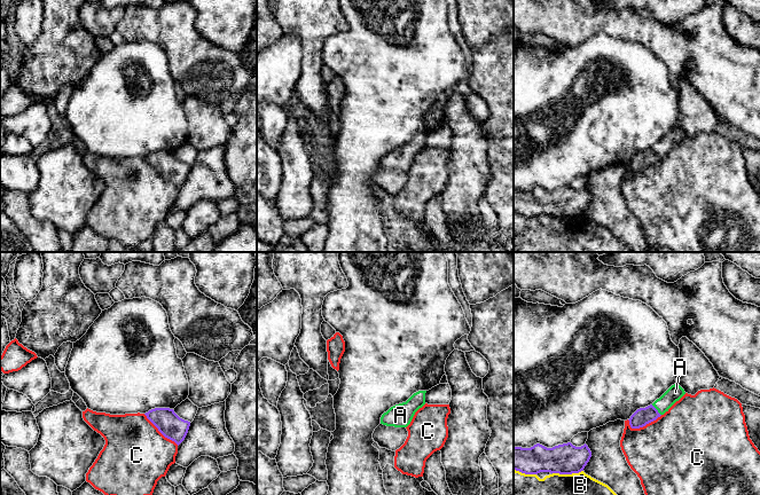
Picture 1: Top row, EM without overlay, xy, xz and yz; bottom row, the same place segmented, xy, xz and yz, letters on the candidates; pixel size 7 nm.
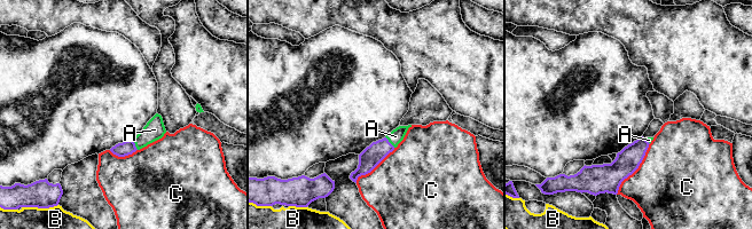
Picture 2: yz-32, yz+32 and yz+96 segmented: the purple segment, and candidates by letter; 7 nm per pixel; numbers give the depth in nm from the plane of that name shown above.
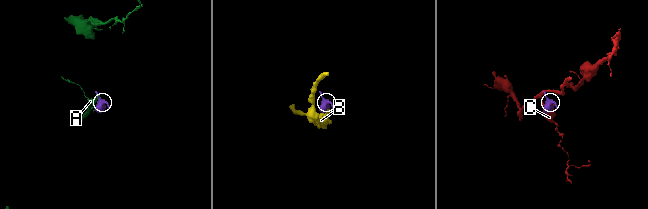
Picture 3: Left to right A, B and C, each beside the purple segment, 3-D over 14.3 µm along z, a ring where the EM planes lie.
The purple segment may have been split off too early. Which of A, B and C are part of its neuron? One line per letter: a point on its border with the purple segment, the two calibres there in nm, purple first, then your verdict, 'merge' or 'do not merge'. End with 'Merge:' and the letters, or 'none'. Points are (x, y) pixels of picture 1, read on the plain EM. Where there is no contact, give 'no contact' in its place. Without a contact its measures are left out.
A: contact yz (657, 154); calibres 120 and 110 nm; merge
B: contact yz (567, 217); calibres 220 and 480 nm; do not merge
C: contact yz (642, 170); calibres 120 and 500 nm; do not merge
Merge: A

